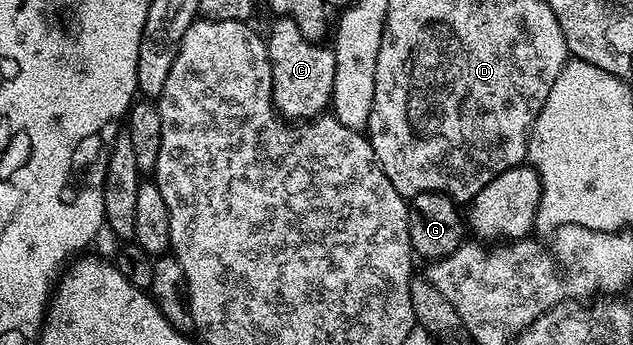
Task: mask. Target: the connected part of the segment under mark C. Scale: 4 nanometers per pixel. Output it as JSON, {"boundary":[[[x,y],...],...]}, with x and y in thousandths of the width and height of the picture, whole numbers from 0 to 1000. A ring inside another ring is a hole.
{"boundary":[[[438,52],[430,104],[422,104],[423,171],[430,180],[430,307],[450,348],[487,351],[504,336],[512,287],[523,287],[518,243],[528,235],[529,154],[510,122],[493,122],[472,93],[471,72],[457,52]]]}

